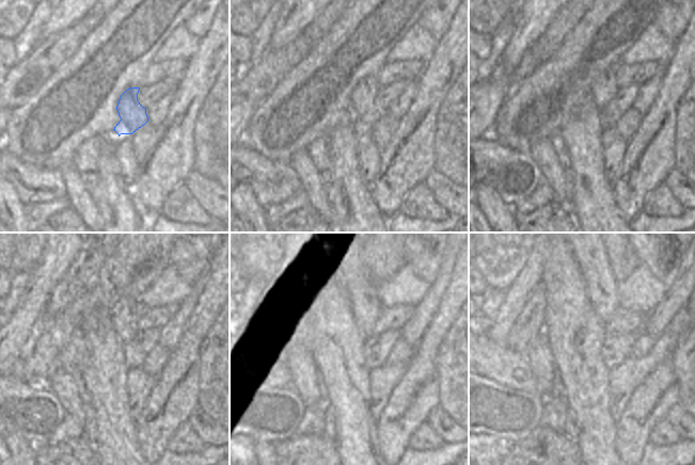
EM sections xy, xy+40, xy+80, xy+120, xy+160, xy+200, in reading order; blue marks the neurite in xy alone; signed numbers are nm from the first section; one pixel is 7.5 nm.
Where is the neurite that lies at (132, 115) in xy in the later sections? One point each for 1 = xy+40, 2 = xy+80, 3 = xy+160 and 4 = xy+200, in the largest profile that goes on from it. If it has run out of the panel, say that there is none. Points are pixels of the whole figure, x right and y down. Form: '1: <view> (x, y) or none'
1: xy+40 (365, 113)
2: xy+80 (604, 87)
3: xy+160 (348, 254)
4: xy+200 (590, 255)

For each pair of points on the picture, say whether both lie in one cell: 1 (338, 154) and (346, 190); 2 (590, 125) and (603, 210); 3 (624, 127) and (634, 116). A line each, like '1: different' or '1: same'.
1: same
2: same
3: same

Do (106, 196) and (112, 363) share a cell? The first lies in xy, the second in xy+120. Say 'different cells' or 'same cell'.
same cell

